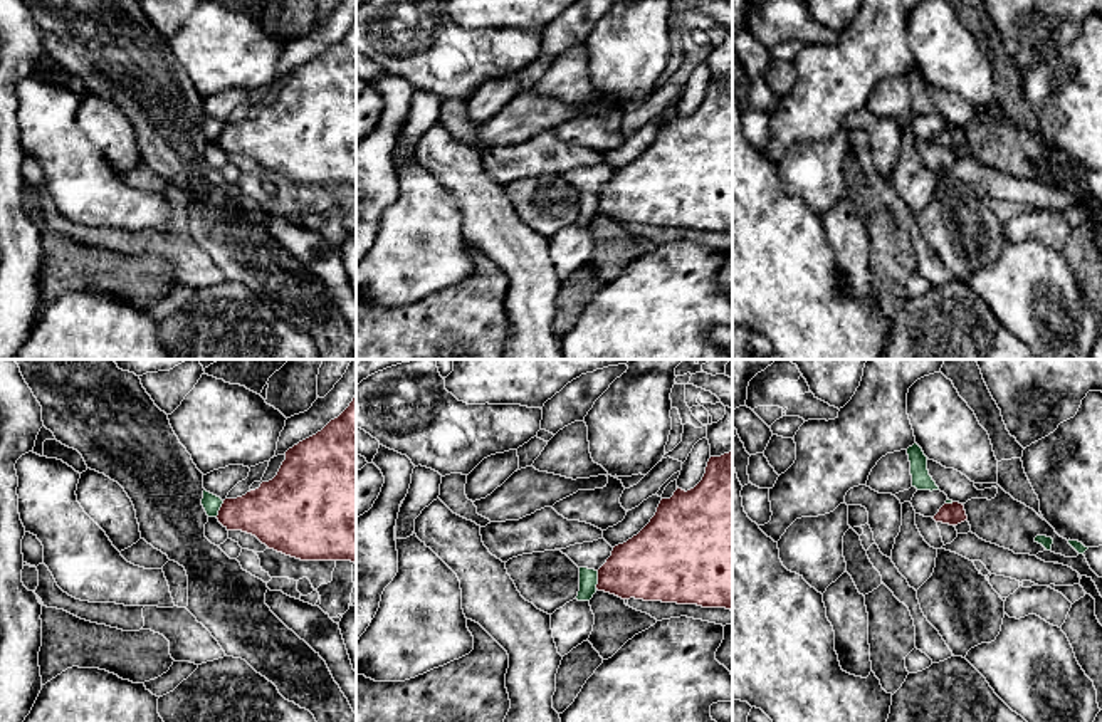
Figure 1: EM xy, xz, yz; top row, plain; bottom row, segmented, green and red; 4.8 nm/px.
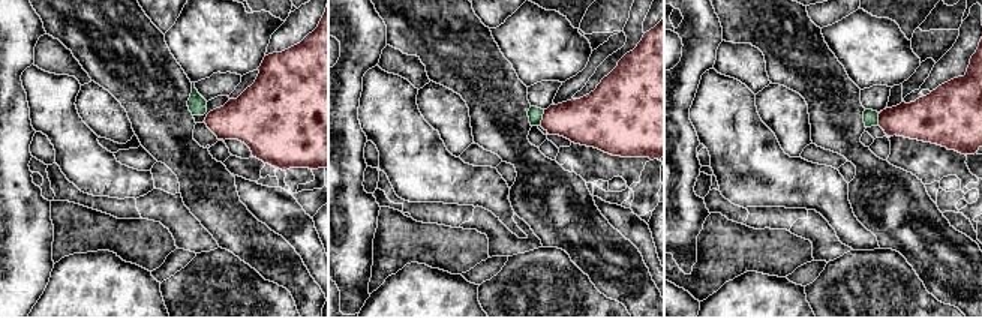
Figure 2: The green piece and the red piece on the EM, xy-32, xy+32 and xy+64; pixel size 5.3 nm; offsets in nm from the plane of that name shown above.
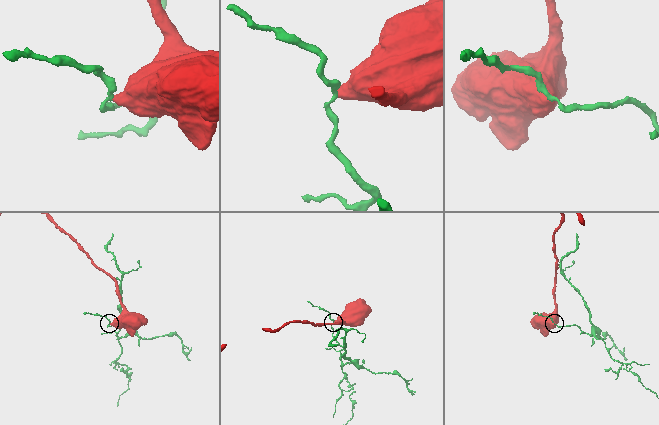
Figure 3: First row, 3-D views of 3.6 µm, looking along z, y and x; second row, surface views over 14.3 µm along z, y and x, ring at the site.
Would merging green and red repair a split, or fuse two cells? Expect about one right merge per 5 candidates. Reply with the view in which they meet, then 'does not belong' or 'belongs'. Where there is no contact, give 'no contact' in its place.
xz | does not belong

